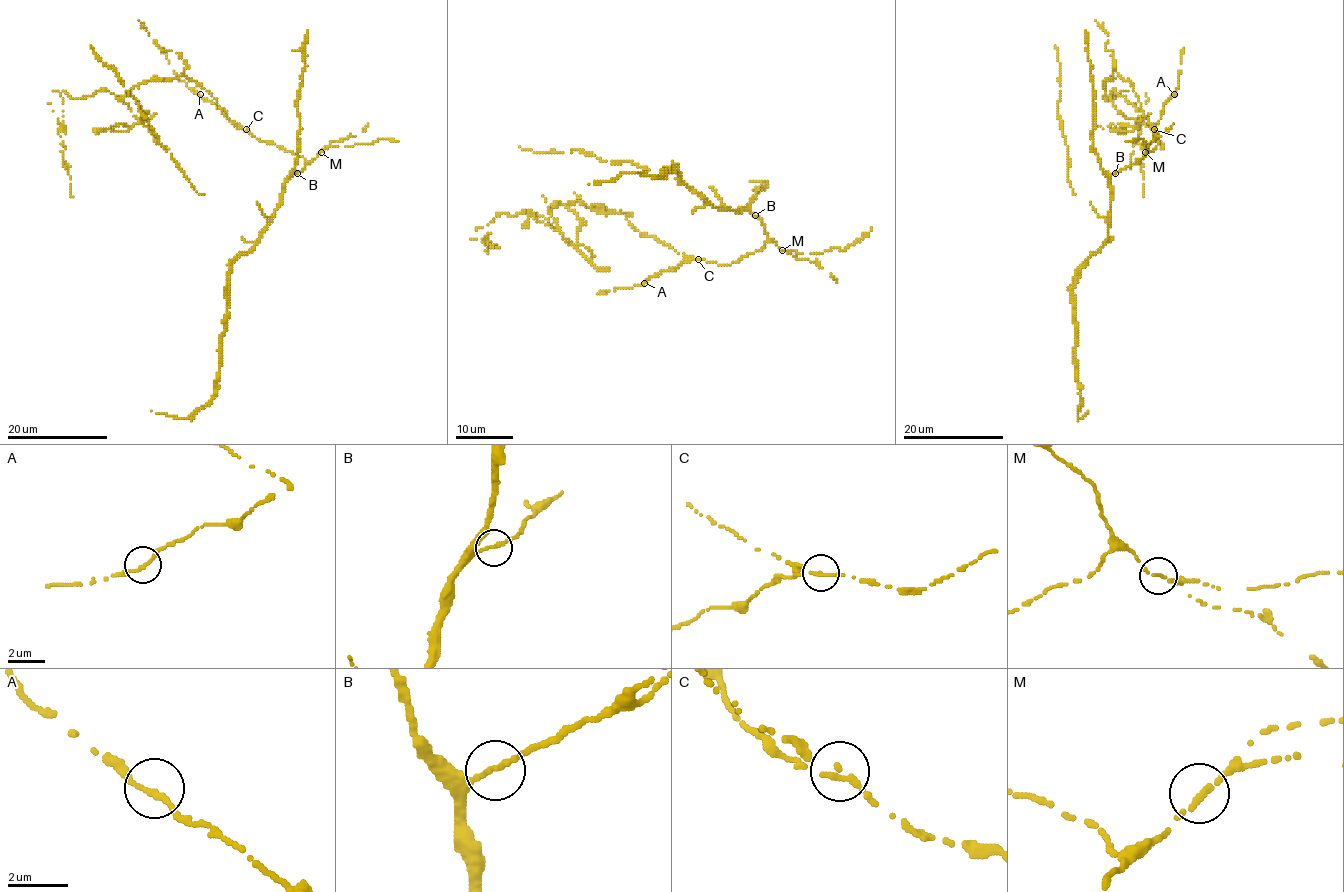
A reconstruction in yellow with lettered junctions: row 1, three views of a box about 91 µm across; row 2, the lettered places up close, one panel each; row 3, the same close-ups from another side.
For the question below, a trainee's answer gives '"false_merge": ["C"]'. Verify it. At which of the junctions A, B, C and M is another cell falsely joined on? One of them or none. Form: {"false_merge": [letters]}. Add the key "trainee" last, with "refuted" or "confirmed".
{"false_merge": ["C"], "trainee": "confirmed"}

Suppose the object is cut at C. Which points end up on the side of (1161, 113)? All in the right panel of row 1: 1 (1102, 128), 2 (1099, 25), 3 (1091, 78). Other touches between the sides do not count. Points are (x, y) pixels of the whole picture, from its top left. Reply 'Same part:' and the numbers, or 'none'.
Same part: 3

